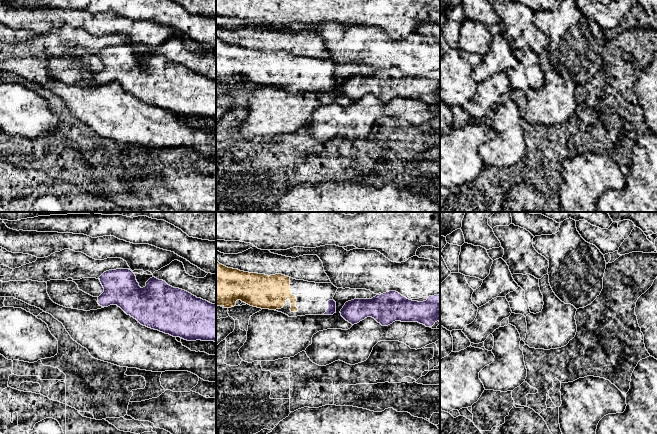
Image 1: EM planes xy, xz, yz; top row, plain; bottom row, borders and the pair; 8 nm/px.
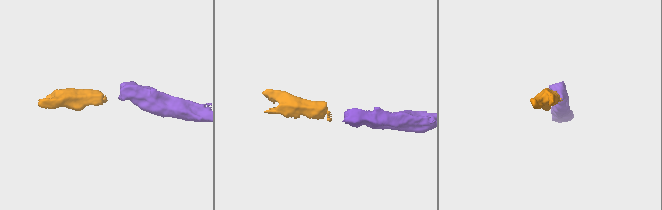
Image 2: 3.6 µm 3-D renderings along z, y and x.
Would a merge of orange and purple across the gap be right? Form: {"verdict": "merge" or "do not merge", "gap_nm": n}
{"verdict": "merge", "gap_nm": 220}

